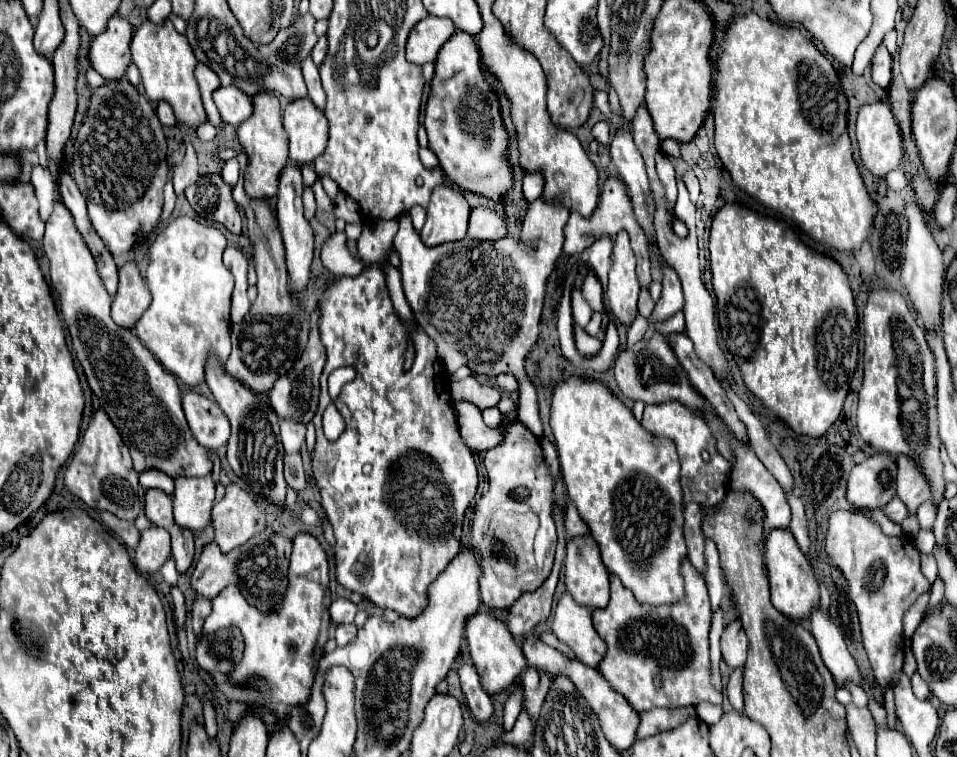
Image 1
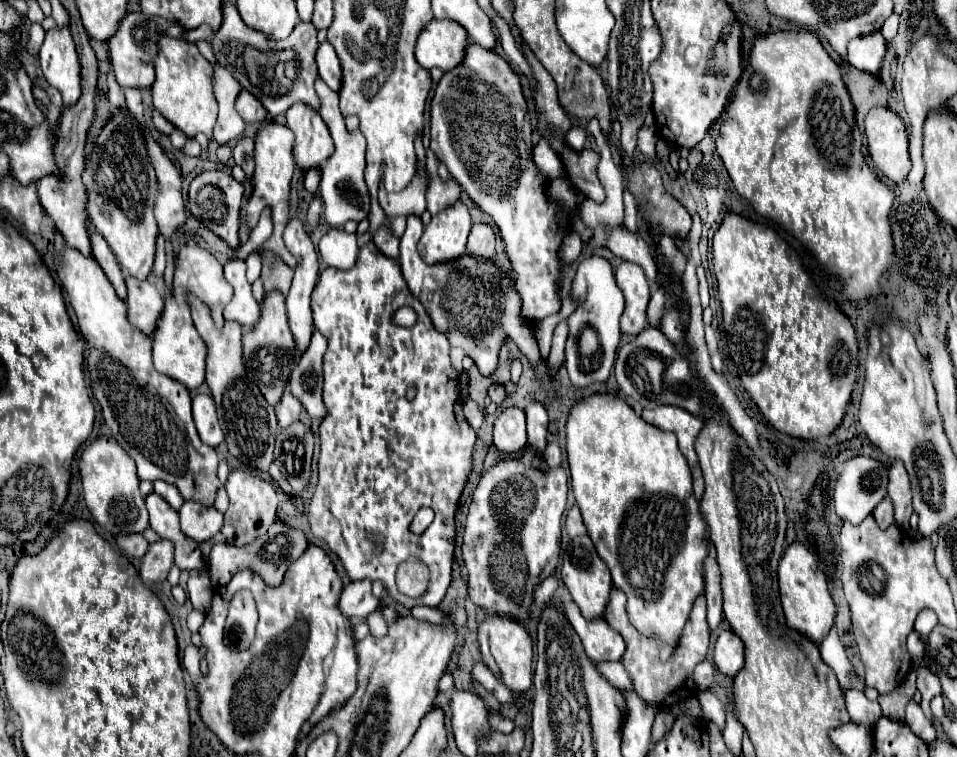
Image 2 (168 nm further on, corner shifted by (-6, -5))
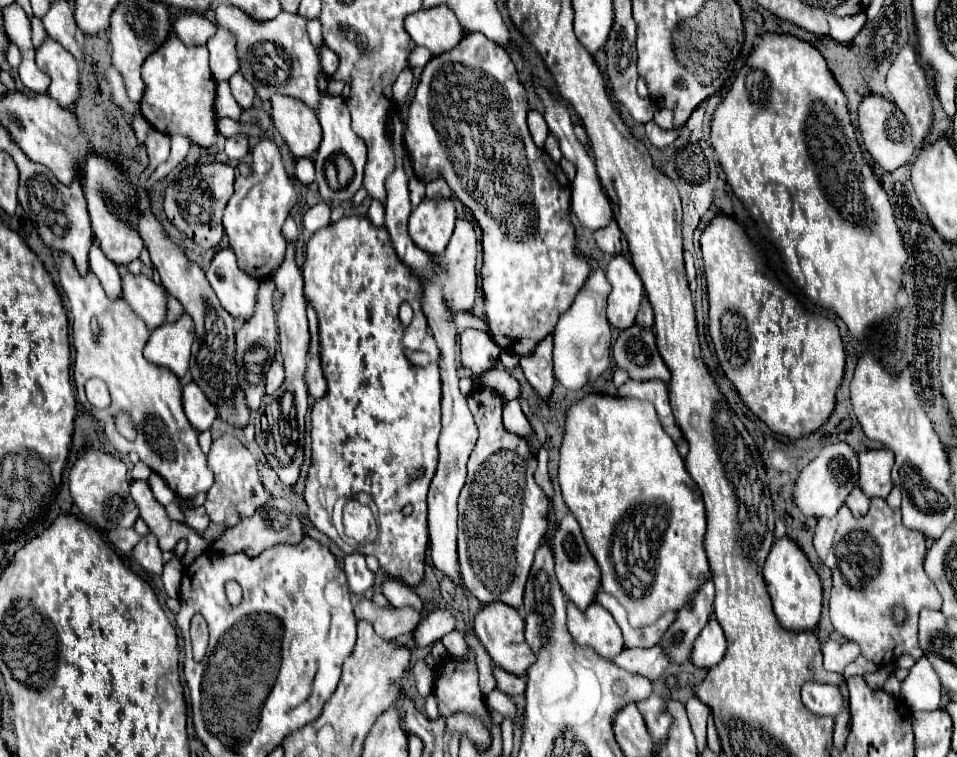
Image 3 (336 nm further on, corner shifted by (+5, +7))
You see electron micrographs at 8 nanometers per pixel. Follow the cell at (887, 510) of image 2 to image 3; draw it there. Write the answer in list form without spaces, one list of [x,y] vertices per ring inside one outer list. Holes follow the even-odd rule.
[[[855,486],[853,492],[849,494],[849,498],[845,500],[845,504],[851,508],[851,512],[853,512],[855,518],[861,518],[861,516],[865,516],[865,514],[869,512],[869,504],[871,504],[871,500],[863,494],[863,490],[861,490],[859,486]]]

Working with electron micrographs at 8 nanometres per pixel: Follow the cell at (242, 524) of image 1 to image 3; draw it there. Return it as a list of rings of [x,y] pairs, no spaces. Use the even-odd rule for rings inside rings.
[[[223,434],[221,438],[217,438],[211,446],[207,462],[215,474],[215,484],[207,492],[207,500],[205,500],[207,514],[213,522],[219,522],[225,526],[235,526],[241,522],[241,518],[253,516],[255,510],[267,502],[269,496],[259,480],[257,462],[255,462],[253,454],[235,436]]]

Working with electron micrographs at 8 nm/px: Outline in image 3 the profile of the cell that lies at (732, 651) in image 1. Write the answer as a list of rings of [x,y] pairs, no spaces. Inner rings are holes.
[[[711,618],[693,644],[691,660],[699,668],[713,668],[715,664],[719,664],[725,650],[727,650],[725,634],[723,634],[719,622],[715,618]]]

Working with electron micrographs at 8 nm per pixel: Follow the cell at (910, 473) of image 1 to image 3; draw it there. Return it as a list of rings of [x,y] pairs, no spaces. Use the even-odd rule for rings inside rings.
[[[887,448],[859,452],[859,466],[861,466],[859,488],[869,498],[885,500],[893,488],[893,480],[891,480],[893,452]]]

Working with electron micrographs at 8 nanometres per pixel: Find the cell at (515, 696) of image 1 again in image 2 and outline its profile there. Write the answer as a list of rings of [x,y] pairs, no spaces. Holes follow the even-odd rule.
[[[487,709],[490,724],[495,731],[499,731],[505,734],[512,732],[515,728],[513,720],[503,718],[497,714],[493,709]]]

